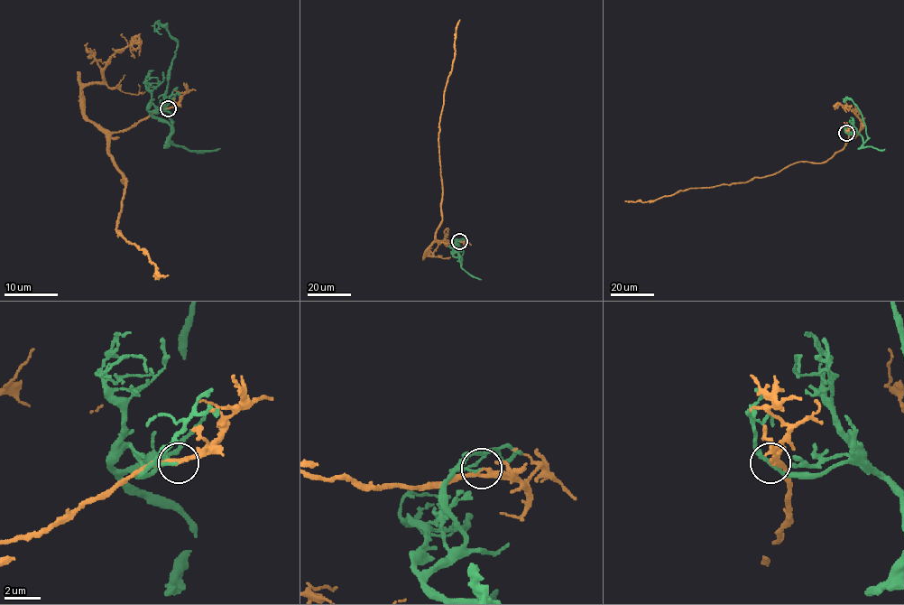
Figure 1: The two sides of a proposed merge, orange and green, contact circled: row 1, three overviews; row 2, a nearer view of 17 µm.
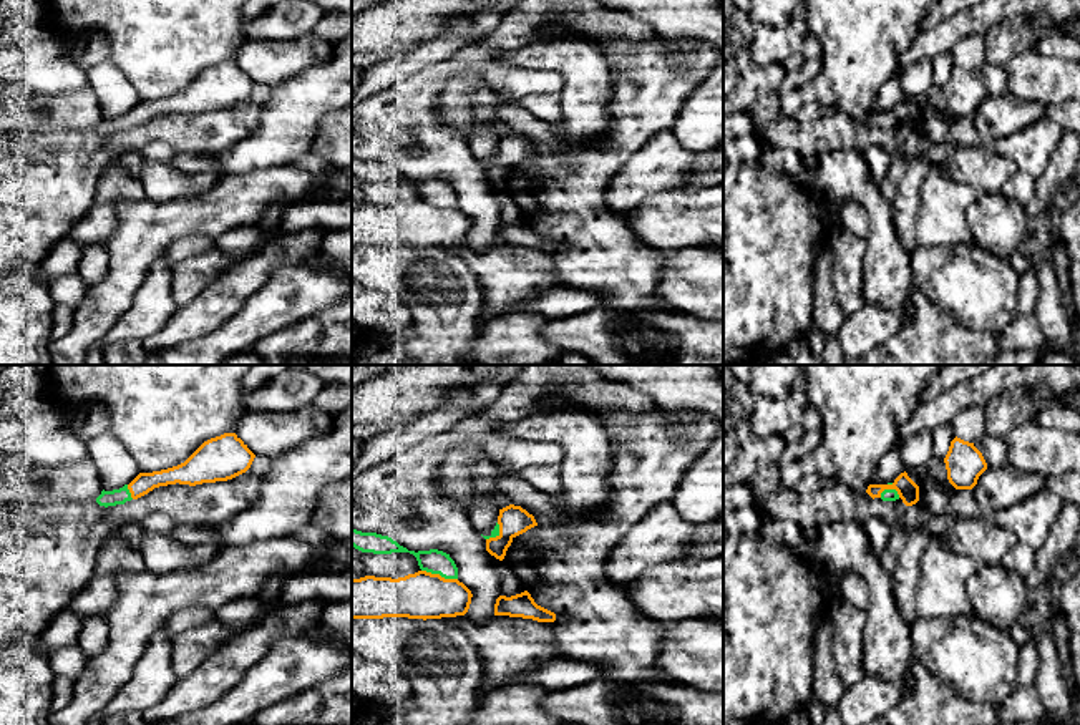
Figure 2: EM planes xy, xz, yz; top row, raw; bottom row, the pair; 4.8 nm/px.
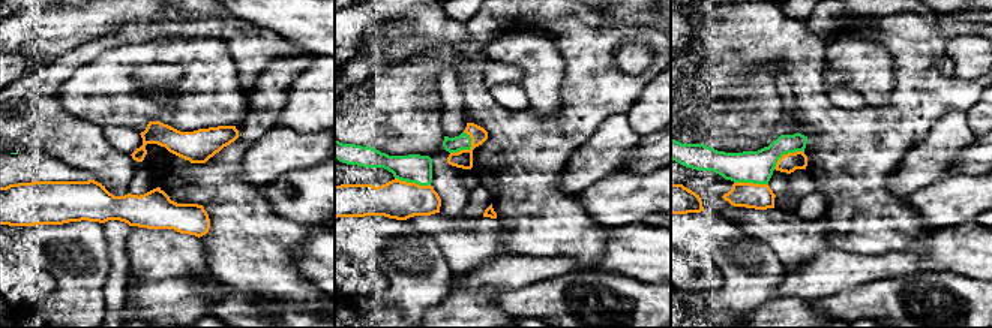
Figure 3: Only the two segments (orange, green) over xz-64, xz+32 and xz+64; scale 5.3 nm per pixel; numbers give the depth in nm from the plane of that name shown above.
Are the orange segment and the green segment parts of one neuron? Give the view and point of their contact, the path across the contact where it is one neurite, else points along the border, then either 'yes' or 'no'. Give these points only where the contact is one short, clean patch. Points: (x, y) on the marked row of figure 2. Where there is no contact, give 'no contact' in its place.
xz (438, 574) | no

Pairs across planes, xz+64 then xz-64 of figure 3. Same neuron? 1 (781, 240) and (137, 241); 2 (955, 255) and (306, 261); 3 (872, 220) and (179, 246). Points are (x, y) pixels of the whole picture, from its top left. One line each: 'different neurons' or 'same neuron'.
1: same neuron
2: same neuron
3: different neurons

